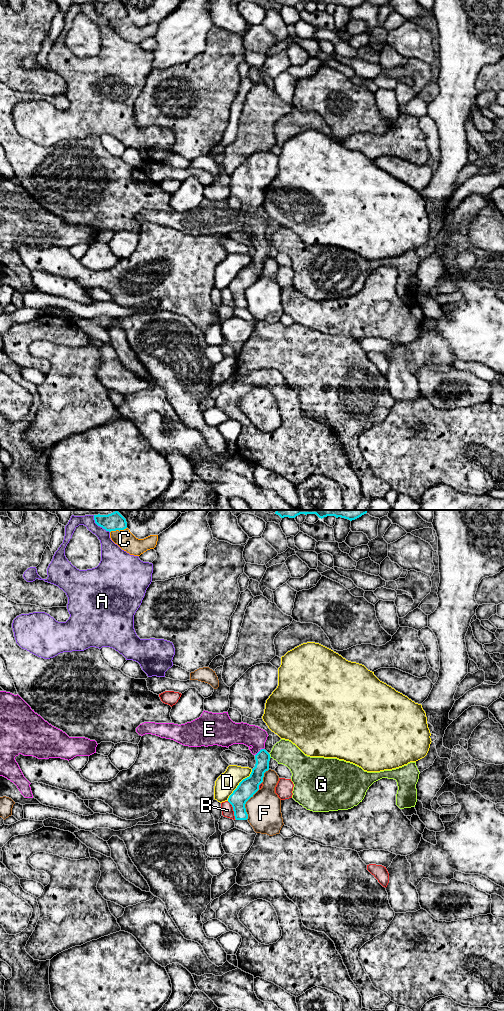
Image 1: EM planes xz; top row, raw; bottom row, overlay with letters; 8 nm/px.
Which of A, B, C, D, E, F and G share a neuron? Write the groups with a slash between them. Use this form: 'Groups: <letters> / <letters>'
Groups: A / B / C / D / E / F / G

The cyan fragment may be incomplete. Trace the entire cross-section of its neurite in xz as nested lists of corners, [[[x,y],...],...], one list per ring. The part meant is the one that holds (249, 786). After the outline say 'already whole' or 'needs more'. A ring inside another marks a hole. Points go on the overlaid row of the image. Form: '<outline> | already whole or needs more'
[[[204,710],[199,718],[185,724],[144,722],[136,728],[136,732],[141,736],[152,734],[171,739],[189,747],[218,745],[228,748],[233,744],[248,746],[255,756],[255,767],[228,798],[235,819],[248,819],[245,804],[259,790],[264,773],[269,770],[271,757],[264,749],[268,737],[265,730],[243,722],[235,723],[228,712],[212,713]]] | needs more

